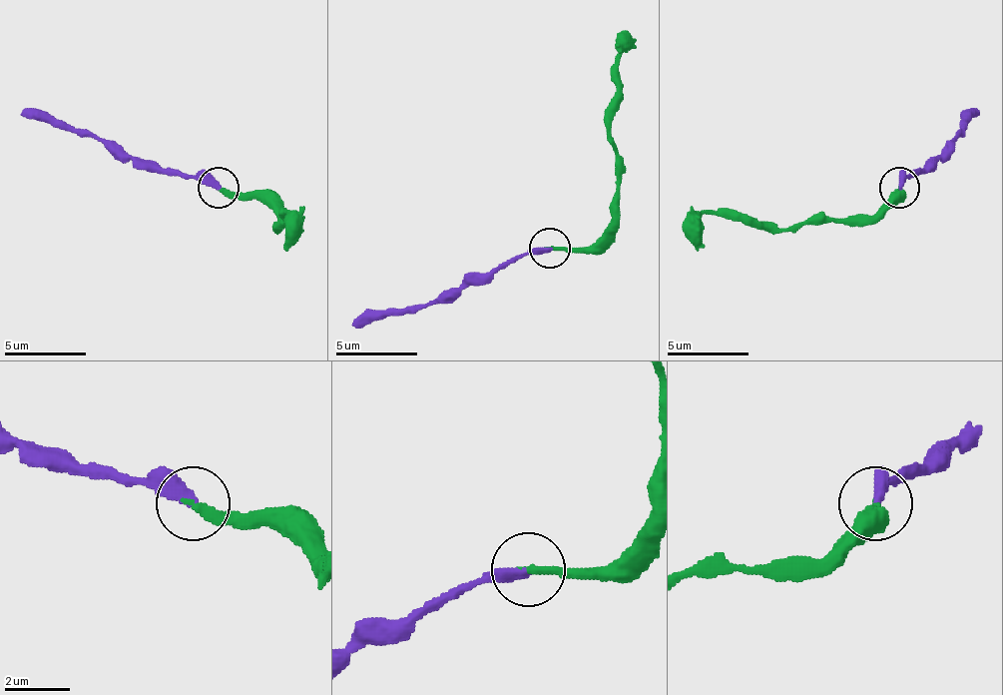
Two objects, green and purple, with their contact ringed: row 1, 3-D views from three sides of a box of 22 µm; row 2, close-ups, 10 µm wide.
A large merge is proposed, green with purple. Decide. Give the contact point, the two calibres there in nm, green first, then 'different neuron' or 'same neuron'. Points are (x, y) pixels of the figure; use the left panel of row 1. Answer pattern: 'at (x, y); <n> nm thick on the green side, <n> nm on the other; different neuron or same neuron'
at (219, 188); 280 nm thick on the green side, 400 nm on the other; same neuron

